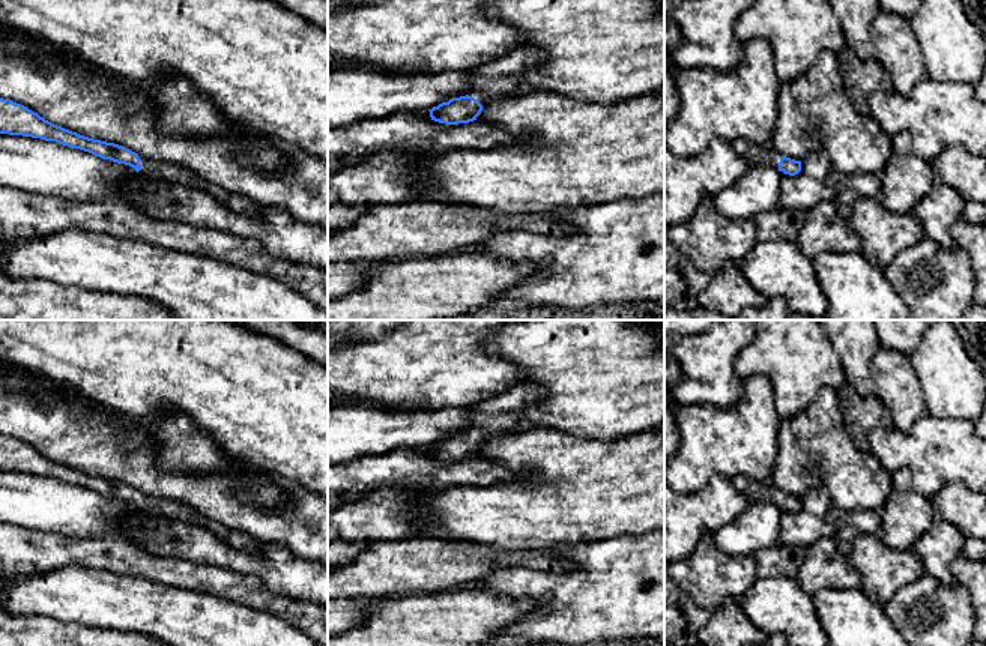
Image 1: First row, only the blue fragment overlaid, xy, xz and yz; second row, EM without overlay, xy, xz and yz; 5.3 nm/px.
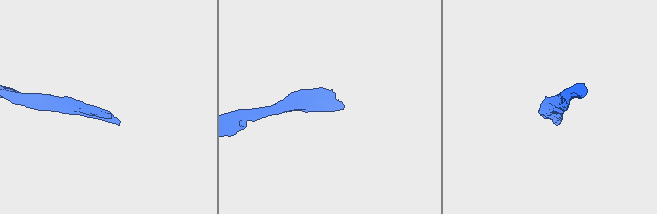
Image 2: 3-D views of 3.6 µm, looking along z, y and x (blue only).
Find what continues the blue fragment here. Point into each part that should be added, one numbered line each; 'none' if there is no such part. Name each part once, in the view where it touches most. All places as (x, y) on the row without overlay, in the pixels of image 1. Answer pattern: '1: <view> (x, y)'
1: yz (756, 492)

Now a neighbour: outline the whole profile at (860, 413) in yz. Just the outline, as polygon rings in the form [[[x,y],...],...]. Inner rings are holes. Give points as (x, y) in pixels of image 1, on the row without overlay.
[[[848,382],[837,389],[840,415],[852,443],[863,452],[870,452],[869,431],[890,428],[893,421],[888,409],[876,395],[861,397]]]

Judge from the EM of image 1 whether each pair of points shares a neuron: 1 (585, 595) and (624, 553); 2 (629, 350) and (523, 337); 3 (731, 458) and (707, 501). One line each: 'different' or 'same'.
1: same
2: same
3: different

